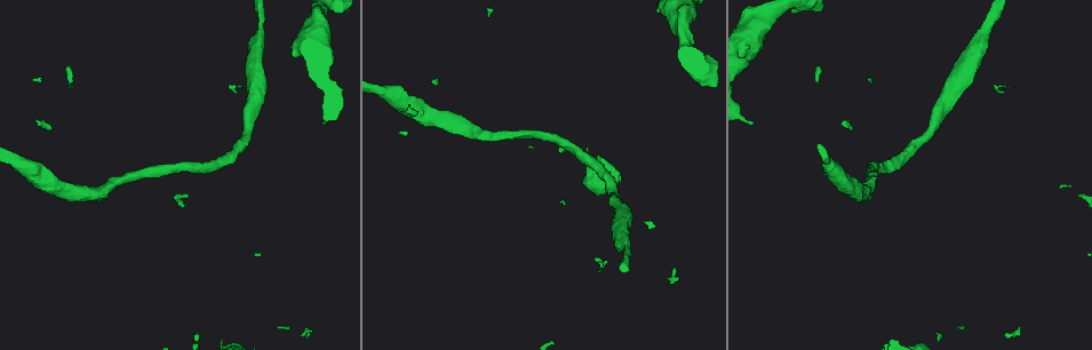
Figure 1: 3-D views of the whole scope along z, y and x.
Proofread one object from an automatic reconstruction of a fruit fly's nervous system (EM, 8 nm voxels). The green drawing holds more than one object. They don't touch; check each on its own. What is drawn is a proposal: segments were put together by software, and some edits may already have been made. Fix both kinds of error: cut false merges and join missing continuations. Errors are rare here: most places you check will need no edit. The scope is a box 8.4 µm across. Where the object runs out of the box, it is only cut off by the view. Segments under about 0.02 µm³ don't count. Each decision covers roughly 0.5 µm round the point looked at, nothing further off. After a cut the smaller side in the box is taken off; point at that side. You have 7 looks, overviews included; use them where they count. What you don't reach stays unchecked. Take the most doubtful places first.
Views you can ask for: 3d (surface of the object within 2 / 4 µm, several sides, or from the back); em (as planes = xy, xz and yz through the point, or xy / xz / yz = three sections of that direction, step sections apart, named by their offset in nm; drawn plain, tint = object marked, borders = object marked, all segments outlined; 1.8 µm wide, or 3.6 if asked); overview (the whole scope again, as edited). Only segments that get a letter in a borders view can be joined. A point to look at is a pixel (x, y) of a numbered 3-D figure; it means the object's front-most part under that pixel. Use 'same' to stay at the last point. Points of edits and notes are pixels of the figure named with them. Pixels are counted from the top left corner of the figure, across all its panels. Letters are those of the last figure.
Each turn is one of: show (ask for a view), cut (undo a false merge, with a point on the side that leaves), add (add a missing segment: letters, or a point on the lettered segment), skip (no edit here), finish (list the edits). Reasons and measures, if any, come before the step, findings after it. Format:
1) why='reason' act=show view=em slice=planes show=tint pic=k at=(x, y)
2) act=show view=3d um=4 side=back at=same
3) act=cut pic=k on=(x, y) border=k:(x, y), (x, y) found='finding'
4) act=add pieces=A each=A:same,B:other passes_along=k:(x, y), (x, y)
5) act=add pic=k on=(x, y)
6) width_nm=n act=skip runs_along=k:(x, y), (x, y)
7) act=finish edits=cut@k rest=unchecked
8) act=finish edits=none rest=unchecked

why='an open end' act=show view=em slice=xz step=4 show=borders pic=1 at=(752, 122)

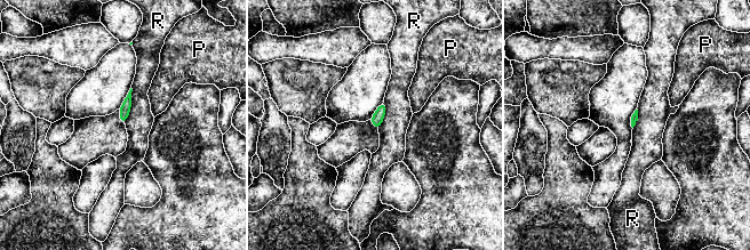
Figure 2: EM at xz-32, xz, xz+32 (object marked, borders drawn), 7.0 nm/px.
act=show view=em slice=planes show=borders at=same

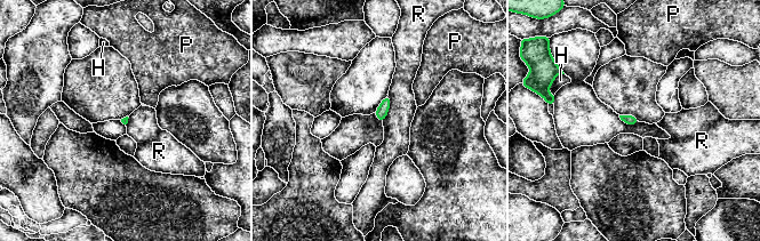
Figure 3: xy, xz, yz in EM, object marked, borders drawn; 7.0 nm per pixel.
longest_contact=R:200nm act=skip each=H:other,P:other,R:other found='none of them fits'

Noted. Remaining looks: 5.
why='calibre changes' act=show view=3d um=4 pic=1 at=(257, 46)

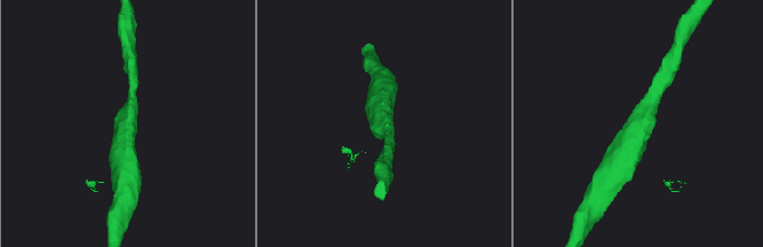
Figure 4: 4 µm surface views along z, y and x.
arm_widths_nm=180,440 act=show view=em slice=planes show=borders pic=4 at=(644, 124)

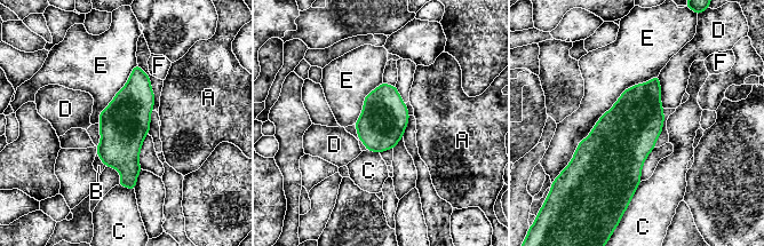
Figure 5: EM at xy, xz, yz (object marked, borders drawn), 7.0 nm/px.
width_nm=320 act=skip each=A:other,B:other,C:other,D:other,E:other,F:other found='all the same neuron'

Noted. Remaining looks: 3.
why='sudden change in width' act=show view=3d um=4 pic=1 at=(868, 189)

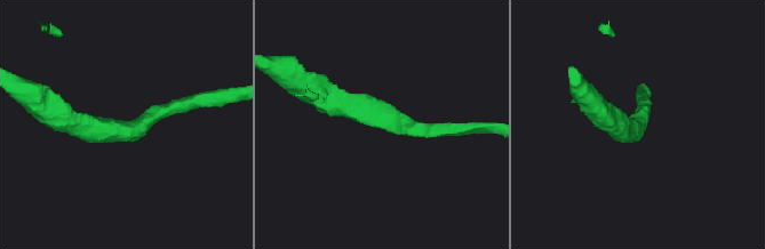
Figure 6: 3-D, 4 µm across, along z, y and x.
arm_widths_nm=200,380 why='now the EM' act=show view=em slice=yz step=4 show=tint pic=6 at=(398, 124)

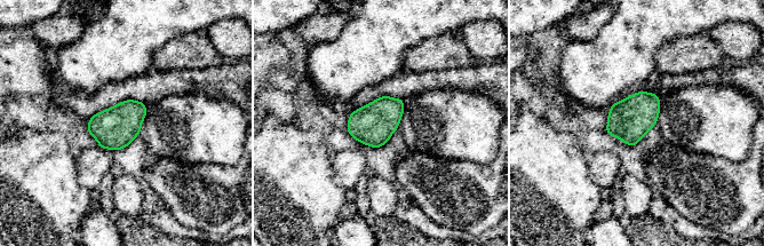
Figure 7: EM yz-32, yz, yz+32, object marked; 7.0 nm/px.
act=show view=em slice=planes show=borders at=same

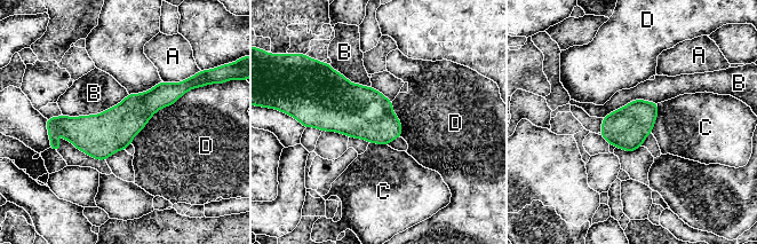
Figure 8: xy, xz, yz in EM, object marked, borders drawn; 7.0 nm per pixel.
act=skip each=A:other,B:other,C:other,D:other border=8:(192, 87), (160, 108), (130, 143) found='all the same neuron'

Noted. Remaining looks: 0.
act=finish edits=none rest=unchecked

